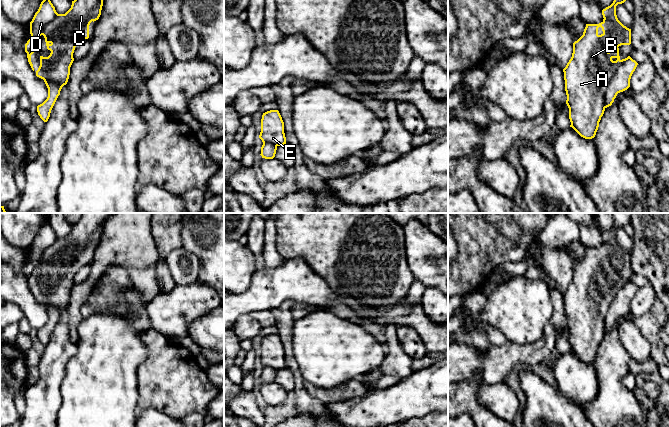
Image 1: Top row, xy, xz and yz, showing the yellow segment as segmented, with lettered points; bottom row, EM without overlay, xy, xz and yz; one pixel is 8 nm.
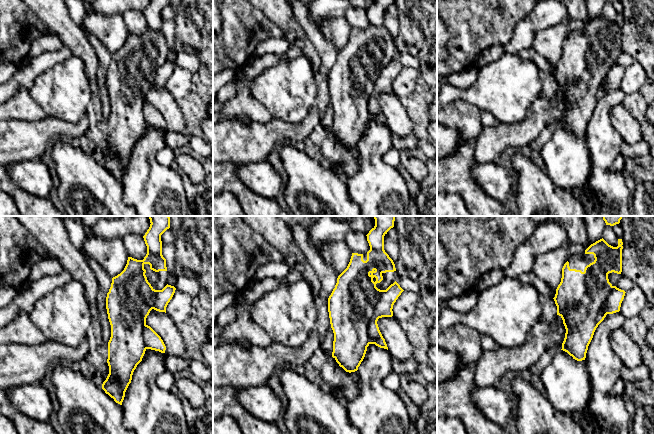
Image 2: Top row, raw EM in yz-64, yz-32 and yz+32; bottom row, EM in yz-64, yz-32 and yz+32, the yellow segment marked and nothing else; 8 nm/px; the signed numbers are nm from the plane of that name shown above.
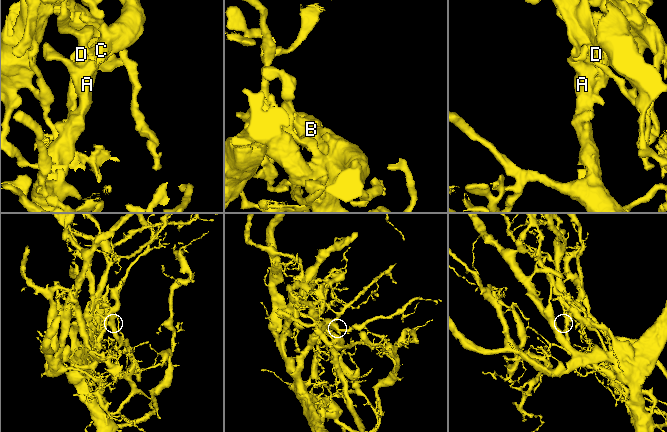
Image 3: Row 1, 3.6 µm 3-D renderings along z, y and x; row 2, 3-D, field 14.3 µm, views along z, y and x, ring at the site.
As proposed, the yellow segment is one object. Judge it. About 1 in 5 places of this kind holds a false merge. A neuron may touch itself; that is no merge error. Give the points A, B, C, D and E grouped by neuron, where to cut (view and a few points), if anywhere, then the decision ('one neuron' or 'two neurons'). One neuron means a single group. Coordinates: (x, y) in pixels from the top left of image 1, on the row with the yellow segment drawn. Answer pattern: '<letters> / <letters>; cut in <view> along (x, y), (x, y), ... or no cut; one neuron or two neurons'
A B C D E; no cut; one neuron

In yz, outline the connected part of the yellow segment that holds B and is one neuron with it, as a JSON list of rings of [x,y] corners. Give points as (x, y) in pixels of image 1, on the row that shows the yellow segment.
[[[614,0],[613,3],[602,10],[603,21],[599,24],[586,24],[583,35],[573,43],[572,57],[563,69],[566,104],[569,108],[569,119],[572,127],[581,137],[592,139],[595,137],[599,122],[607,107],[611,106],[617,94],[630,87],[630,79],[638,63],[630,56],[620,59],[619,46],[631,44],[631,29],[624,26],[617,18],[616,6],[626,0]]]

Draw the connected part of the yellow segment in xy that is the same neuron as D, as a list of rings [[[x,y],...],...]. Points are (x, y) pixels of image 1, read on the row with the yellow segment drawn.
[[[43,0],[30,22],[31,37],[25,44],[25,52],[33,71],[31,55],[34,53],[35,42],[41,35],[45,38],[47,49],[51,51],[48,57],[40,56],[40,66],[36,71],[36,76],[43,79],[48,88],[47,99],[37,106],[38,115],[44,122],[48,121],[62,87],[68,82],[75,47],[84,39],[89,38],[89,25],[92,21],[99,19],[102,6],[103,0],[74,0],[65,14],[58,14],[50,0]]]

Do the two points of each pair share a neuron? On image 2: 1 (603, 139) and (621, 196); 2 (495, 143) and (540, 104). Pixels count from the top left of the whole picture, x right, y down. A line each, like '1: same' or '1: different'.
1: same
2: same

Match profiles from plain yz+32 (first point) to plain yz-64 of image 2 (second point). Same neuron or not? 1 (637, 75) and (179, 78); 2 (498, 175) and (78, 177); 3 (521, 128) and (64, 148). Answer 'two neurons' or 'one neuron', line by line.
1: one neuron
2: two neurons
3: two neurons

